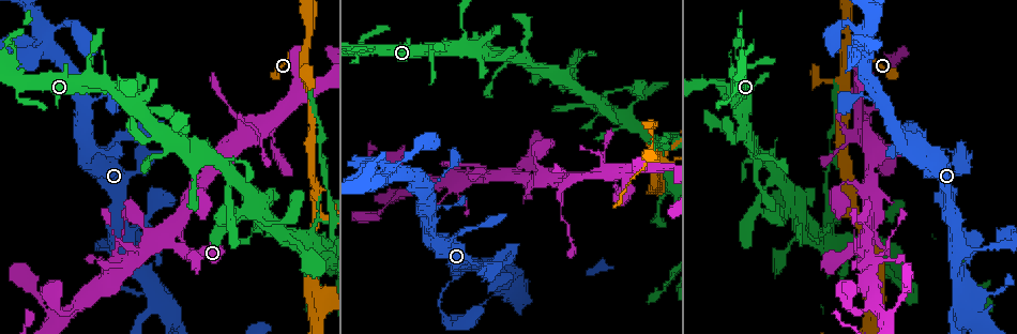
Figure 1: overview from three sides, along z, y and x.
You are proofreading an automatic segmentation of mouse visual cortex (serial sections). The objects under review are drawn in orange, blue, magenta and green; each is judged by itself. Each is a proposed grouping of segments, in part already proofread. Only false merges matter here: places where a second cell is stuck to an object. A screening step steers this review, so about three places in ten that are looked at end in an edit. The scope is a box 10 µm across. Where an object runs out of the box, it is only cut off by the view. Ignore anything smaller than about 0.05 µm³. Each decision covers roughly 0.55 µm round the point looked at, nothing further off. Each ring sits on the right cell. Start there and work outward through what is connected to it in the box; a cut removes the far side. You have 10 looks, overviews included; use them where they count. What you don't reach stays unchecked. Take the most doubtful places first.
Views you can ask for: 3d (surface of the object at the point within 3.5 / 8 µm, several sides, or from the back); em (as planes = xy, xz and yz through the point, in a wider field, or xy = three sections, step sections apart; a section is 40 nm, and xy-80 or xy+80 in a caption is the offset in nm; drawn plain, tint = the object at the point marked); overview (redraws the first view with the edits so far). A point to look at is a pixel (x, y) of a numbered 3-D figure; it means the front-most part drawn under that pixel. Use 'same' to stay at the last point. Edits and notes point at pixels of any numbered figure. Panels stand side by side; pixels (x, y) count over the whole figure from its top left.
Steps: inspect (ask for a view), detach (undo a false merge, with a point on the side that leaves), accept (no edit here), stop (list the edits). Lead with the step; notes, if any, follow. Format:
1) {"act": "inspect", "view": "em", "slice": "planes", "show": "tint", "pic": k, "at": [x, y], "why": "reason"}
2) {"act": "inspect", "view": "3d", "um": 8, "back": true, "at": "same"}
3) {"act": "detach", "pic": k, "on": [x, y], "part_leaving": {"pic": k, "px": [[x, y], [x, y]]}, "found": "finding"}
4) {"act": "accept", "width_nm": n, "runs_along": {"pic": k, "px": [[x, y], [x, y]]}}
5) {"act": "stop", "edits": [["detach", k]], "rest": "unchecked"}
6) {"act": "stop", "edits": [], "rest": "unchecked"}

{"act": "inspect", "view": "3d", "um": 3.5, "pic": 1, "at": [840, 81], "why": "a fork"}

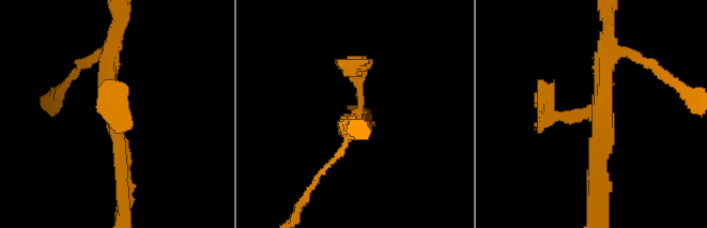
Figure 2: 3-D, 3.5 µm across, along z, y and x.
{"act": "inspect", "view": "em", "slice": "xy", "step": 5, "show": "tint", "pic": 2, "at": [598, 114], "arms": 3, "arm_widths_nm": [200, 200, 250]}

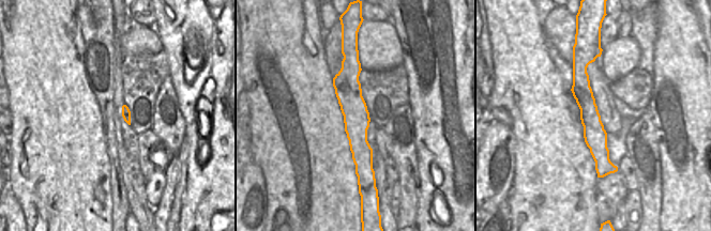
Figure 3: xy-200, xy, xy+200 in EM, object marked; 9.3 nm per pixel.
{"act": "accept", "runs_along": {"pic": 3, "px": [[347, 60], [348, 92], [364, 171]]}, "found": "one cell here"}

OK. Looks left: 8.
{"act": "inspect", "view": "3d", "um": 8, "pic": 1, "at": [149, 216], "why": "thin neck"}

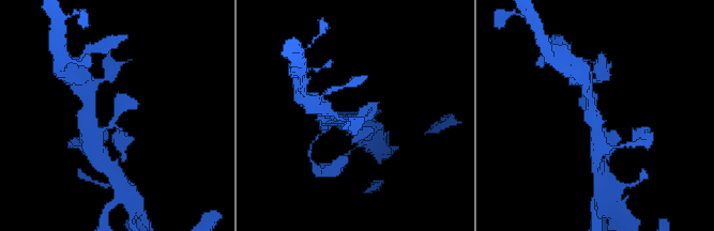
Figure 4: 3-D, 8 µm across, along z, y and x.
{"act": "inspect", "view": "em", "slice": "planes", "show": "tint", "at": "same", "arms": 3, "arm_widths_nm": [150, 200, 350]}

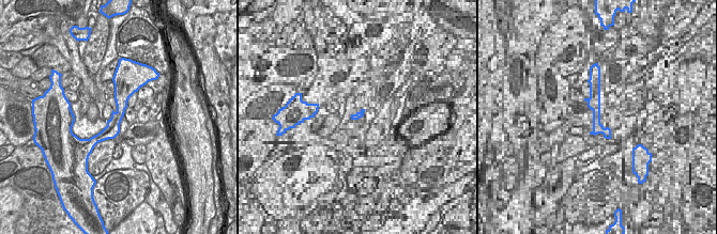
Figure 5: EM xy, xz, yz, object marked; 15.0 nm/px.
{"act": "accept", "runs_along": {"pic": 5, "px": [[121, 82], [121, 109], [94, 140]]}, "found": "one cell here"}

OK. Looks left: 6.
{"act": "inspect", "view": "3d", "um": 8, "pic": 1, "at": [861, 239]}

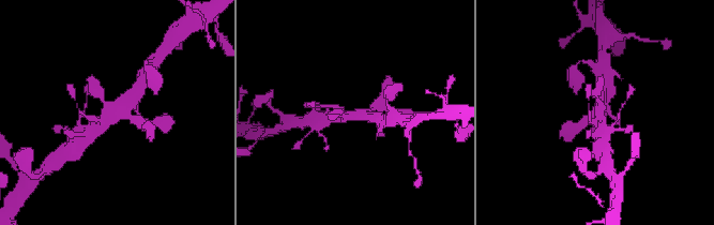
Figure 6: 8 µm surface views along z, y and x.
{"act": "inspect", "view": "3d", "um": 3.5, "at": "same"}

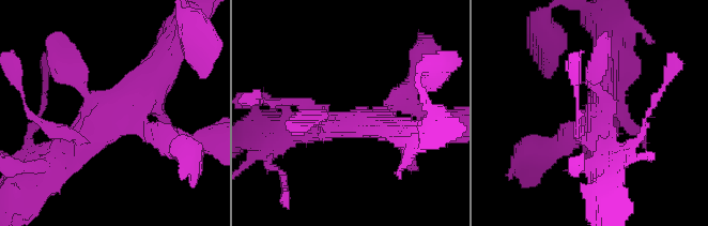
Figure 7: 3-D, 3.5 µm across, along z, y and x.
{"act": "inspect", "view": "em", "slice": "xy", "step": 5, "show": "tint", "pic": 7, "at": [593, 116], "why": "now the EM"}

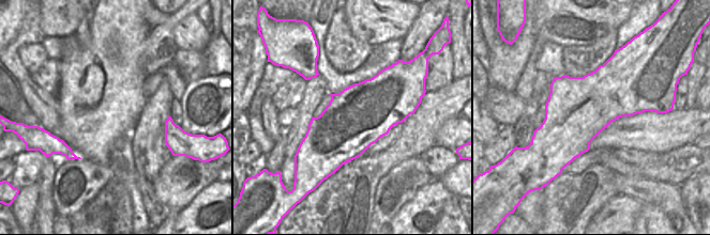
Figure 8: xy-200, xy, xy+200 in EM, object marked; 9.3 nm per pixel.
{"act": "accept", "width_nm": 600, "runs_along": {"pic": 7, "px": [[185, 138], [129, 116], [166, 60]]}, "found": "one cell here"}

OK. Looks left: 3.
{"act": "inspect", "view": "3d", "um": 3.5, "back": true, "pic": 1, "at": [265, 123], "why": "side arm on a straight run"}

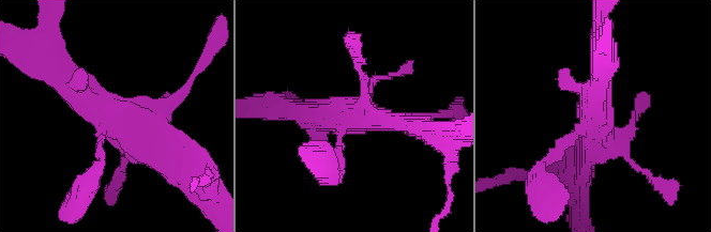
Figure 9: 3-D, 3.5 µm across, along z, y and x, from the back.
{"act": "inspect", "view": "em", "slice": "xy", "step": 1, "show": "plain", "pic": 9, "at": [594, 121]}

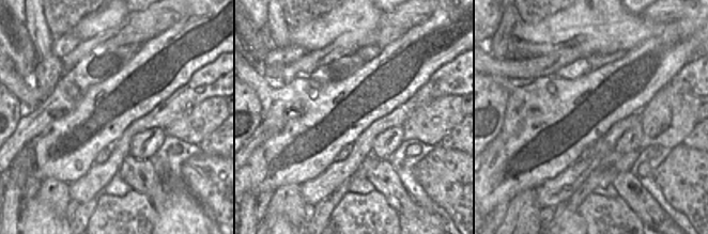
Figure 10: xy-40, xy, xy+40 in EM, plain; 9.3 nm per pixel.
{"act": "inspect", "view": "em", "slice": "xy", "step": 1, "show": "tint", "at": "same"}

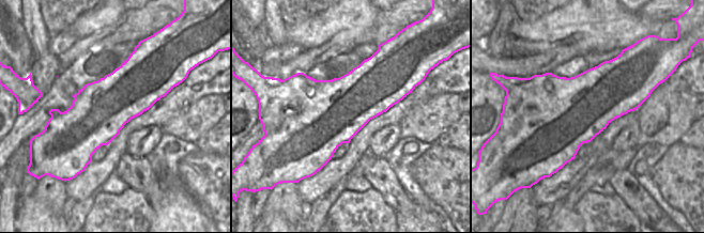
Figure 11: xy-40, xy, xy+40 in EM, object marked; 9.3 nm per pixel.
{"act": "accept", "found": "one cell here"}

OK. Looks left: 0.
{"act": "stop", "edits": [], "rest": "unchecked"}

